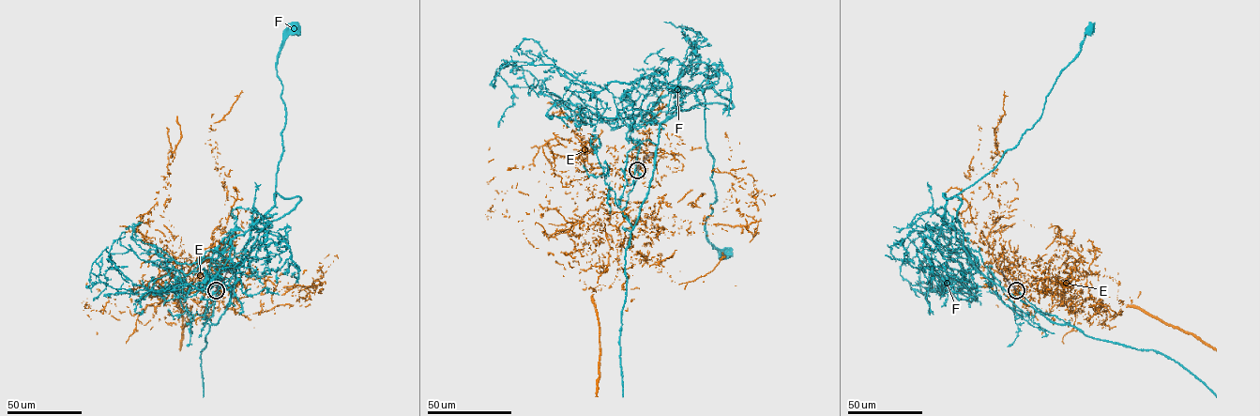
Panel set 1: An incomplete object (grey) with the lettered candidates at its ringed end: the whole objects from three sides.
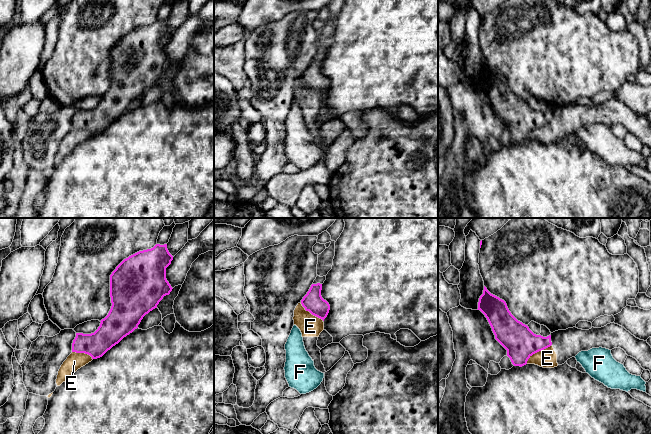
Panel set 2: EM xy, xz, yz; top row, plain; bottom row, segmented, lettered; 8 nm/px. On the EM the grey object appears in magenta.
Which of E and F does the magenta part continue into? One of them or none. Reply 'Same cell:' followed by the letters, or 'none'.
Same cell: F

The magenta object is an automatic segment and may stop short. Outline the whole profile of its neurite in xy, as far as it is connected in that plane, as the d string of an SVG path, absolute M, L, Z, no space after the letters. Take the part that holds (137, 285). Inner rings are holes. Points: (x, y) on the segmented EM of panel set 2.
M156 244L151 249L139 251L124 259L110 275L112 306L108 315L100 321L100 326L94 333L76 333L72 352L88 354L92 359L100 358L137 329L143 317L157 308L163 297L172 291L173 288L166 279L166 268L172 260L167 244Z

